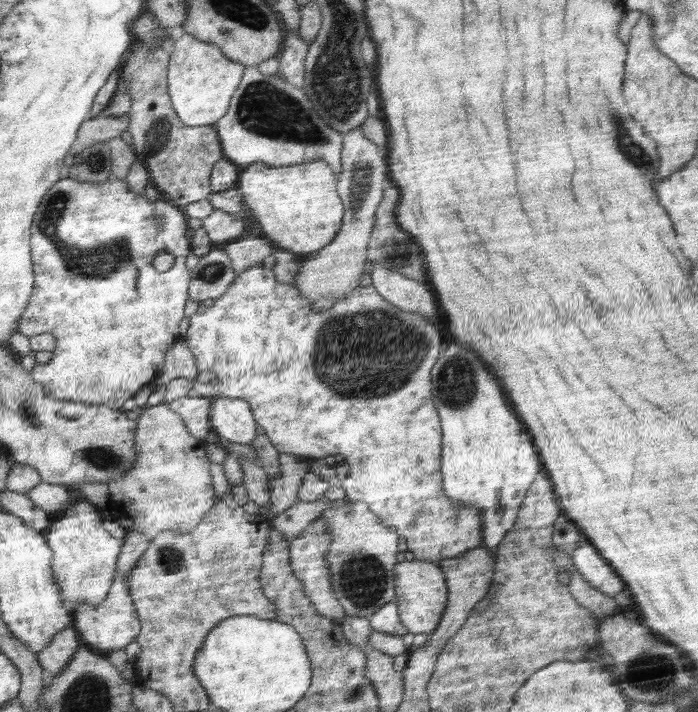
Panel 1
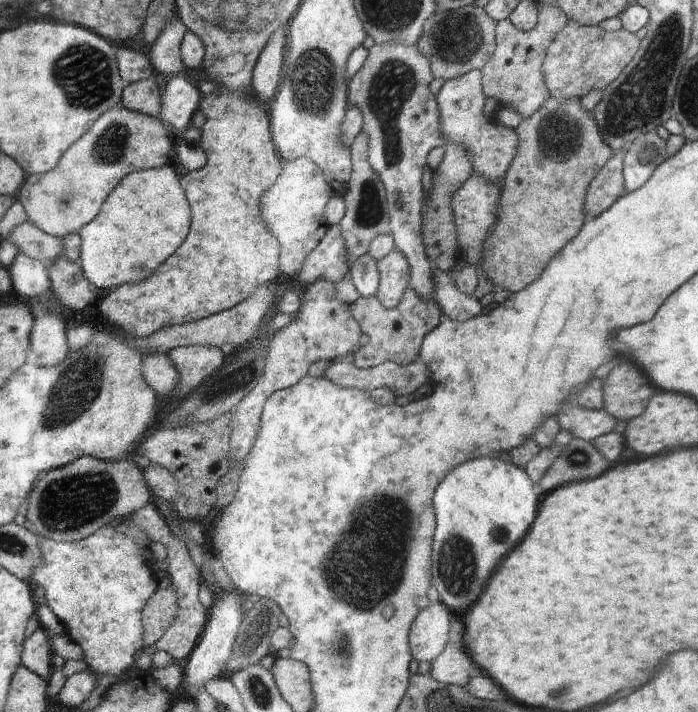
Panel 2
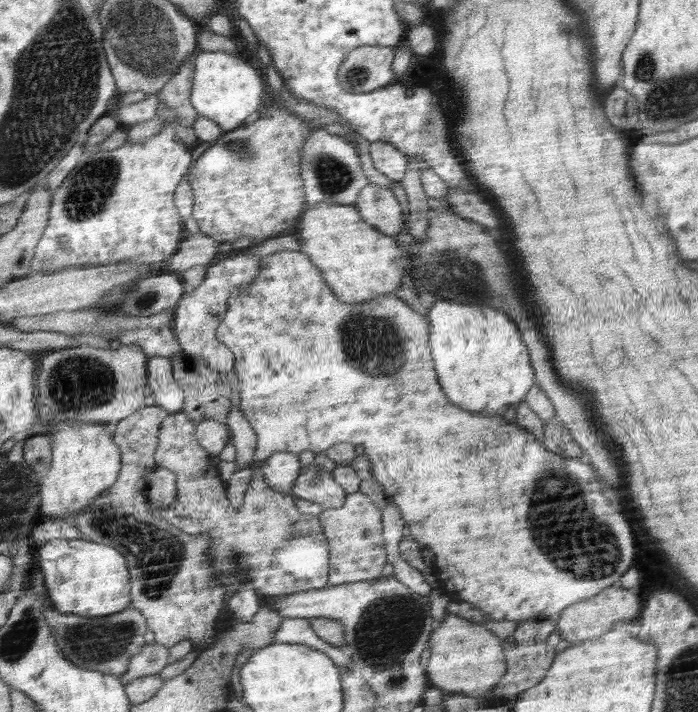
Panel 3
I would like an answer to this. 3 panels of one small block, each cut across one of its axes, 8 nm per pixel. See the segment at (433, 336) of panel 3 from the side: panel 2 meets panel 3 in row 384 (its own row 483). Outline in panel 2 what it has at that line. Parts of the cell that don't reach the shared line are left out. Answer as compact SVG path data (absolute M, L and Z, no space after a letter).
M478 458L460 464L436 490L436 550L432 578L439 600L448 610L466 610L482 592L498 562L526 536L538 512L532 478L514 463Z

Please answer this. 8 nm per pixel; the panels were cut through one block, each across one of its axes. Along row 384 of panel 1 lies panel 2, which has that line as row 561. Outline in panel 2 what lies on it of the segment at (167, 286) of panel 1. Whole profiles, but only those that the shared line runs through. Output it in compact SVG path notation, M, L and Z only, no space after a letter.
M133 522L127 523L130 528L127 534L106 526L78 542L41 537L43 562L36 567L33 584L43 586L48 605L64 624L72 640L81 646L85 656L83 660L94 674L119 676L134 664L136 652L144 648L141 612L158 586L142 560L146 533Z

